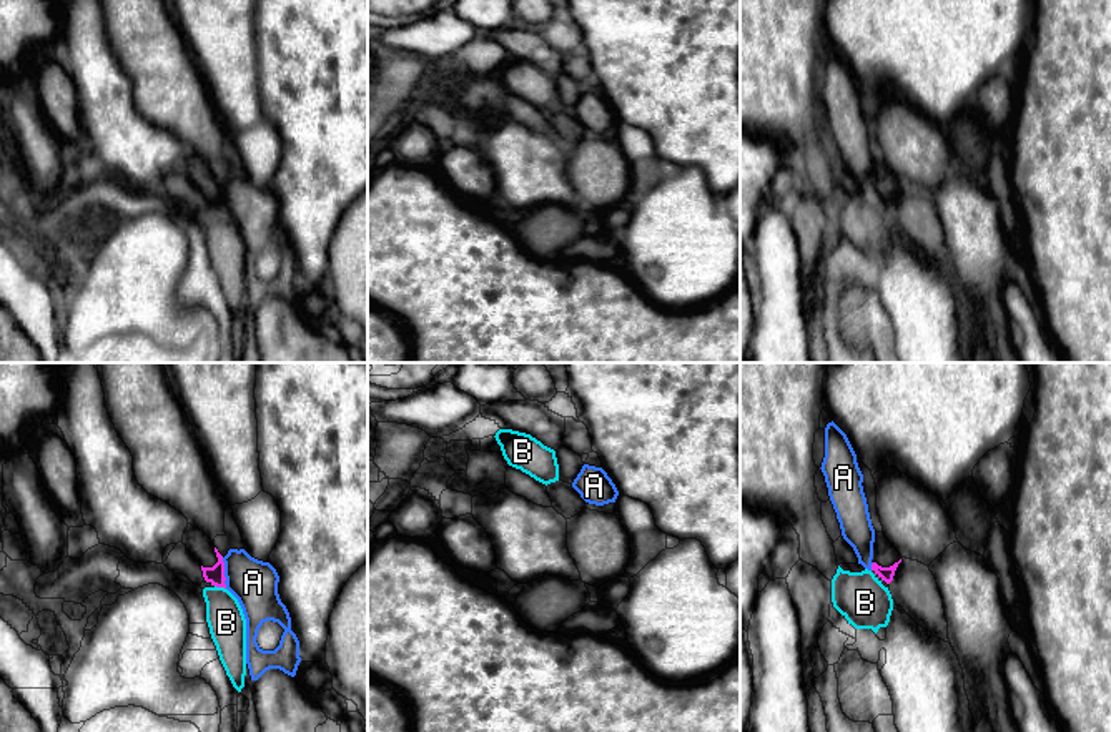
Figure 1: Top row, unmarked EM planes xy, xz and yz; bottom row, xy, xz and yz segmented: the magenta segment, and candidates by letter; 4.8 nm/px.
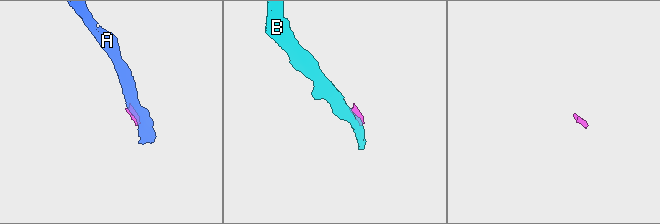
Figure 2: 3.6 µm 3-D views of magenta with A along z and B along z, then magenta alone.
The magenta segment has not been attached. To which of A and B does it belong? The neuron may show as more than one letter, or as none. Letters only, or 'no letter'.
no letter

